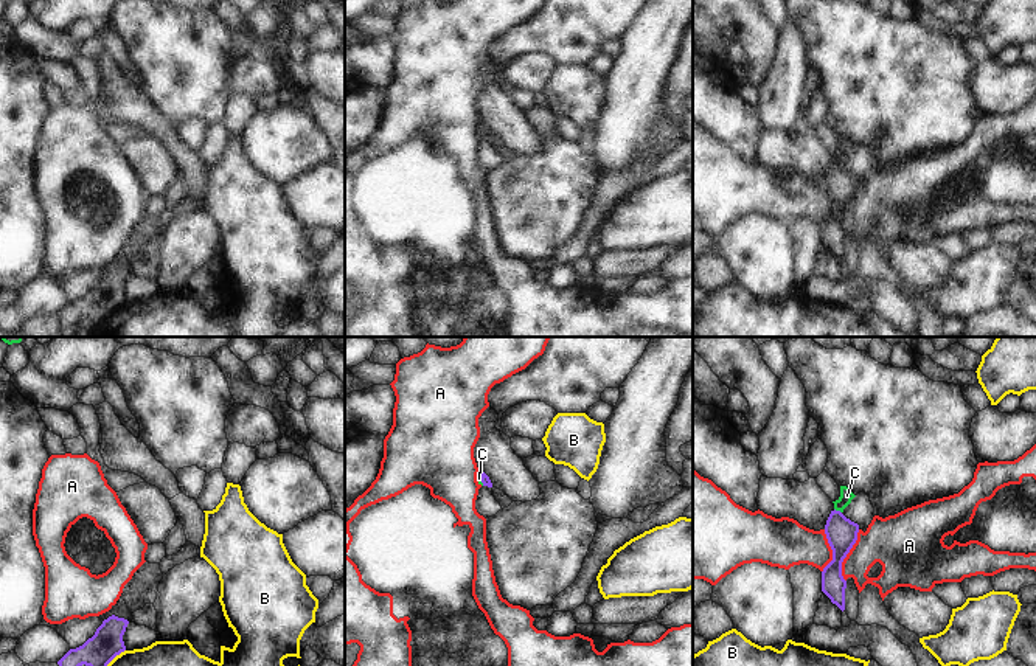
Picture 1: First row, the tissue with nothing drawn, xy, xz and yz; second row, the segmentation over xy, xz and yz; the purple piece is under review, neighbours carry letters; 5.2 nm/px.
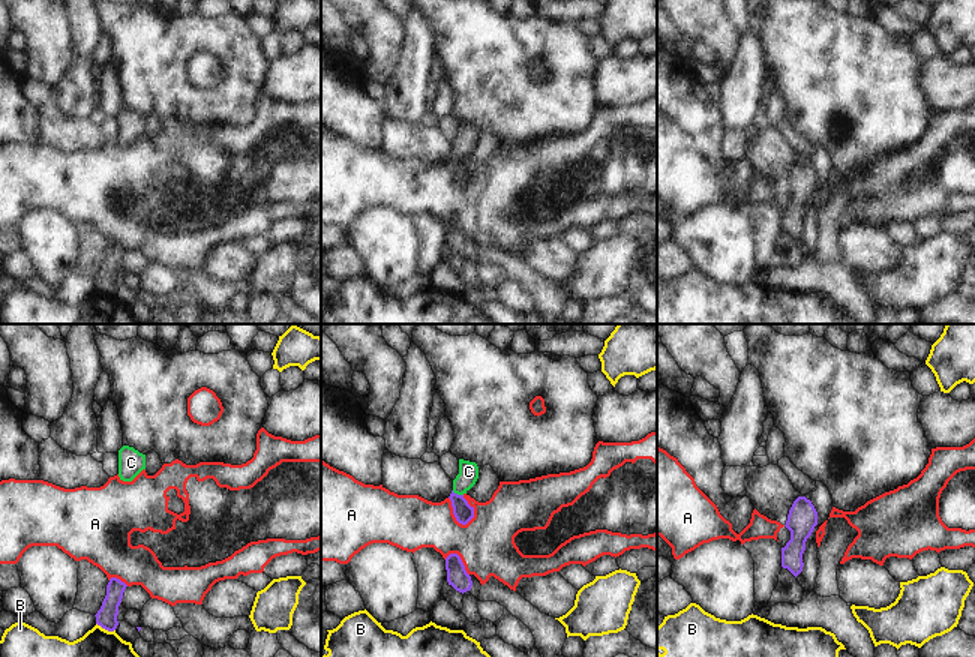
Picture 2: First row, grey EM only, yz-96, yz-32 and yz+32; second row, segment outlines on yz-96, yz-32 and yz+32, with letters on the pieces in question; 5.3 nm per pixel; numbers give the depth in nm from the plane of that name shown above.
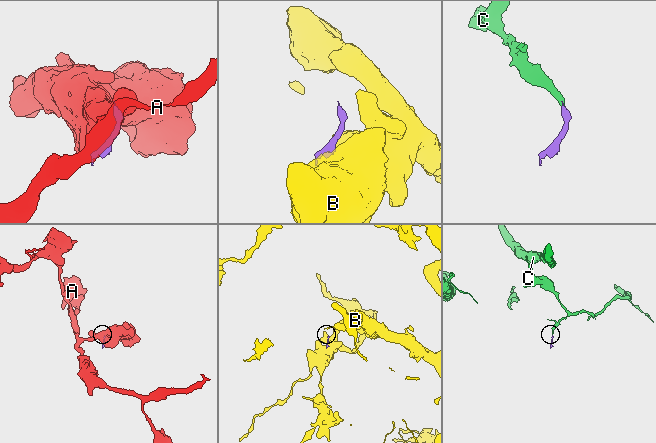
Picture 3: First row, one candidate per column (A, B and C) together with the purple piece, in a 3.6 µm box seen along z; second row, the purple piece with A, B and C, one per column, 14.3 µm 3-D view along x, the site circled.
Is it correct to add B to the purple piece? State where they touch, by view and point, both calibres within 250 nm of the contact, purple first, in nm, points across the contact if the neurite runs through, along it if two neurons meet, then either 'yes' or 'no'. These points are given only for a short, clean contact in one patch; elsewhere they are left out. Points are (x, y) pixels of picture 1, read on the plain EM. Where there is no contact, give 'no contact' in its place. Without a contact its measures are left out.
meets purple in xy at (111, 312); 160 nm thick on the purple side, 380 nm on the other; border along xy (125, 301), (97, 326); no

